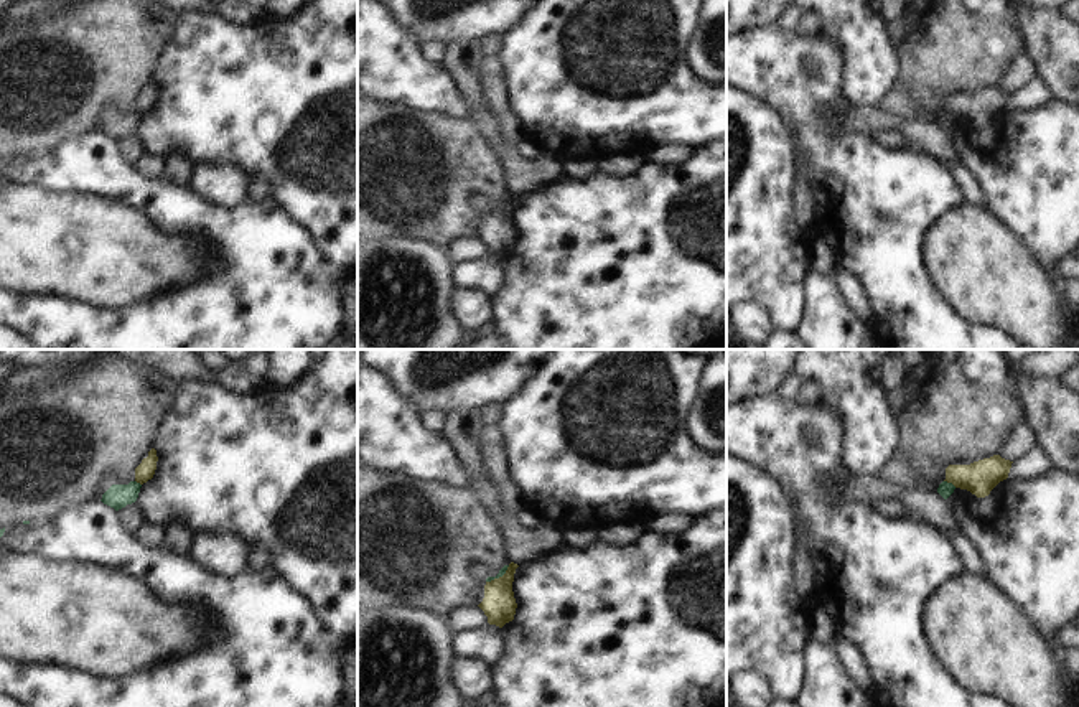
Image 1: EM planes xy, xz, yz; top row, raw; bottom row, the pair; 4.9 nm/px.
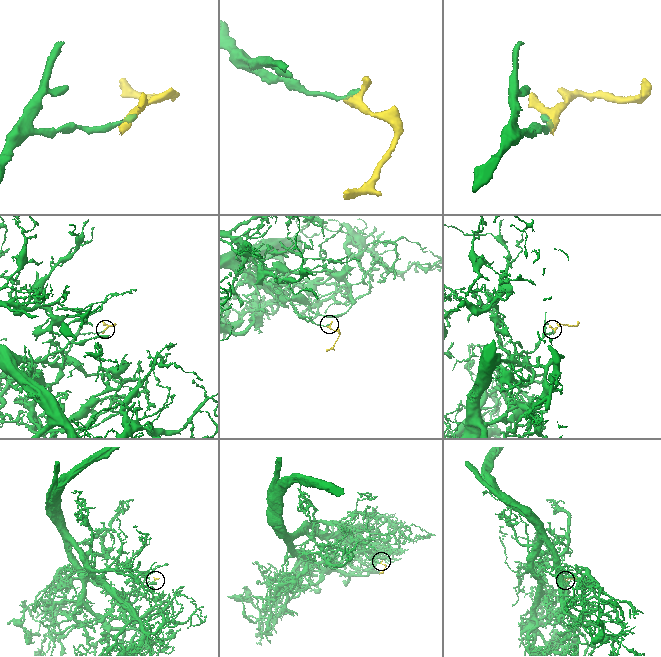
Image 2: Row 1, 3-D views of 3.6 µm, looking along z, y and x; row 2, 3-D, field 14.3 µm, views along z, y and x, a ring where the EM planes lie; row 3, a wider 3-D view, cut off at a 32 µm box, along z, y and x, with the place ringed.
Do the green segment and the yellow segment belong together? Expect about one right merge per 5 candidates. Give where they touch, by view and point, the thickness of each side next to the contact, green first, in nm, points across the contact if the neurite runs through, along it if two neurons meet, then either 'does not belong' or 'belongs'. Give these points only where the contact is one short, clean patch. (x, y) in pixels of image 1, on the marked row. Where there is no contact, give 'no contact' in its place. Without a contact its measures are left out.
meets green in yz at (951, 483); 70 nm thick on the green side, 160 nm on the other; border along yz (944, 480), (956, 486); does not belong

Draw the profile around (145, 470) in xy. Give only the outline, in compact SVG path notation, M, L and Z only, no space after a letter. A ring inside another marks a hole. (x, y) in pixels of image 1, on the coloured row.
M152 448L148 452L148 457L143 458L142 463L135 468L135 481L143 485L148 480L152 480L156 470L156 461L158 461L156 450Z

